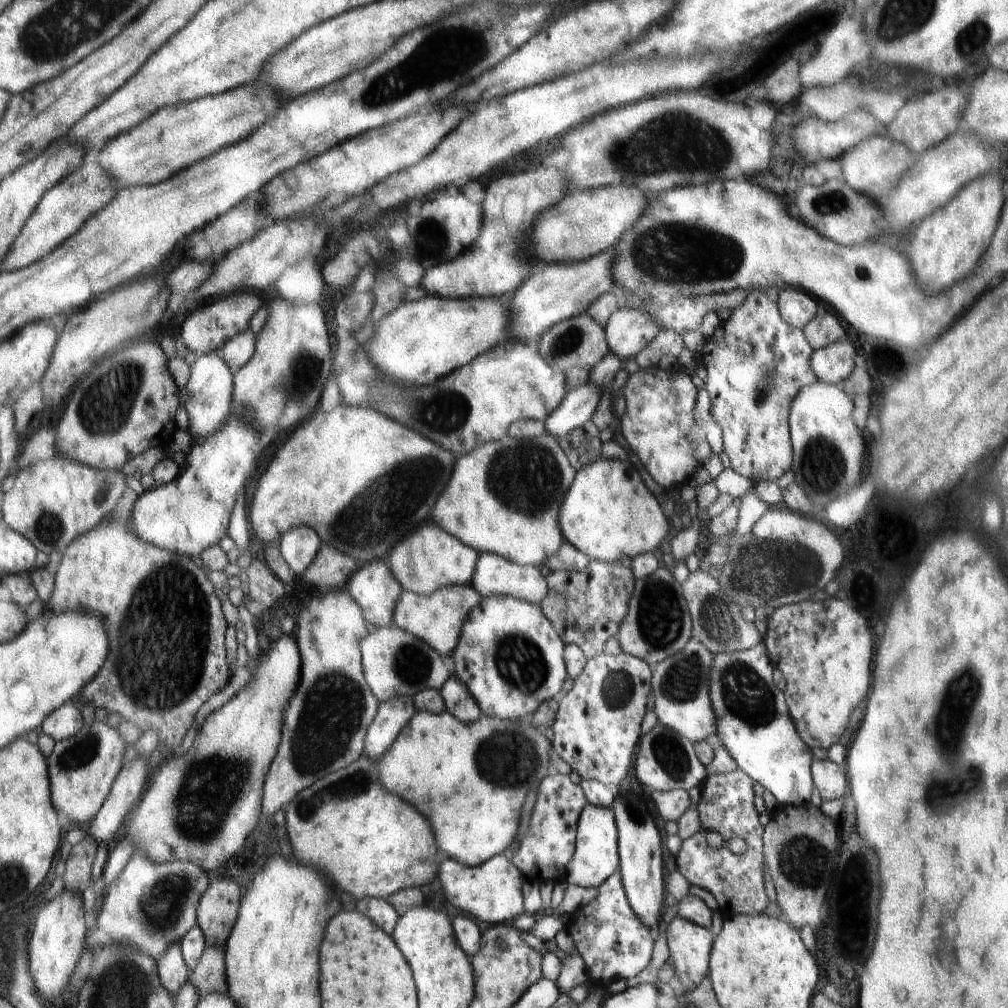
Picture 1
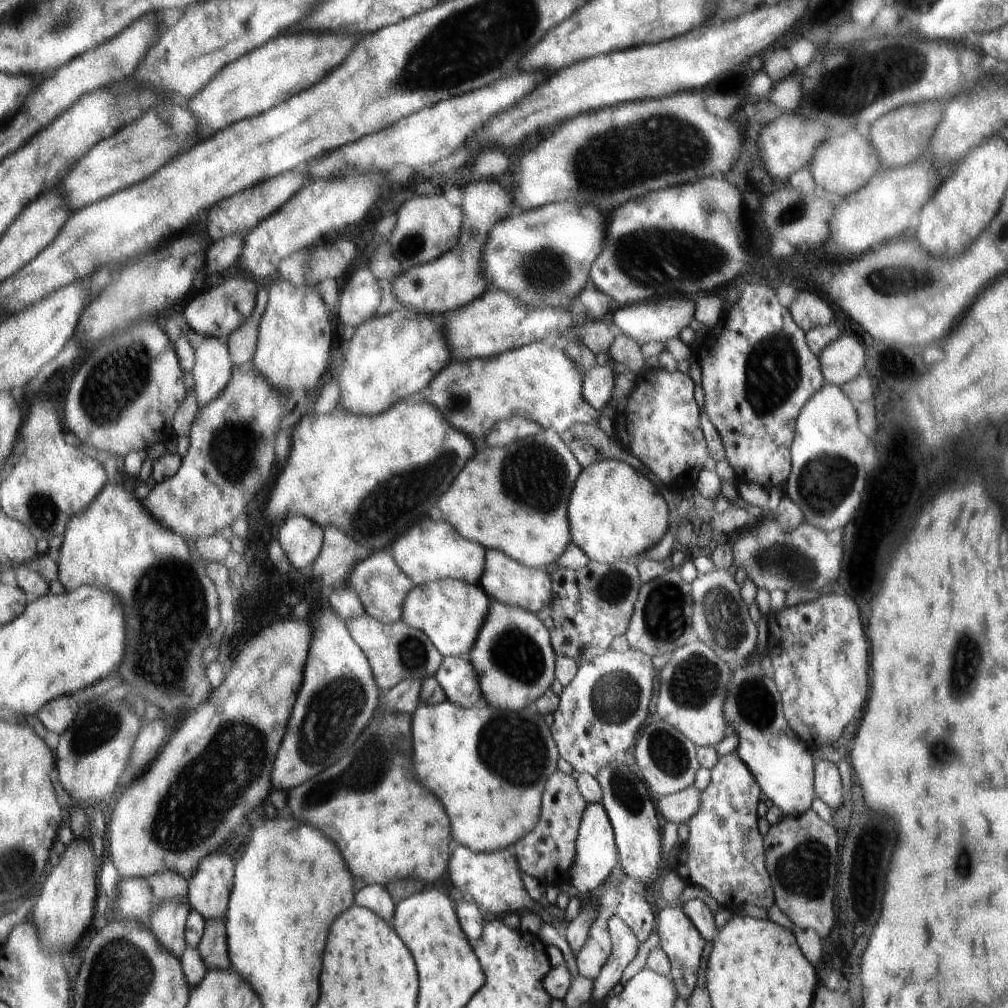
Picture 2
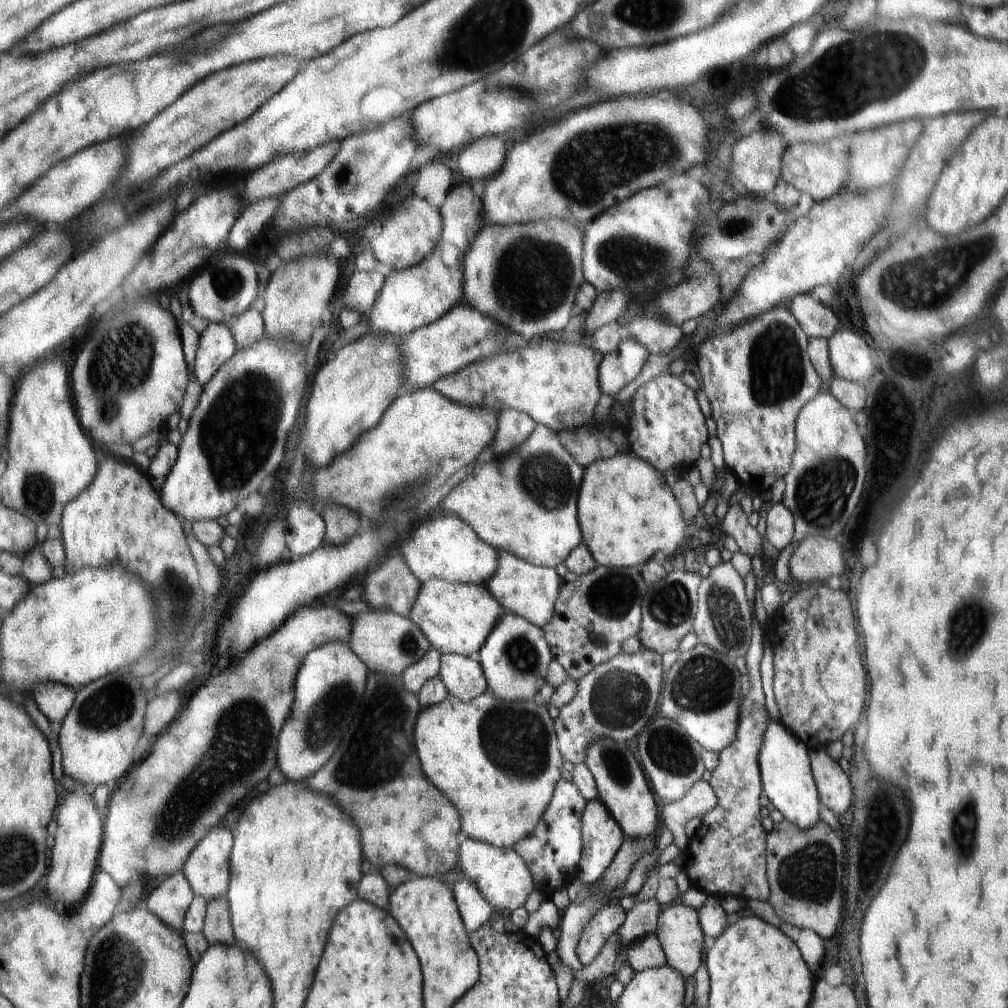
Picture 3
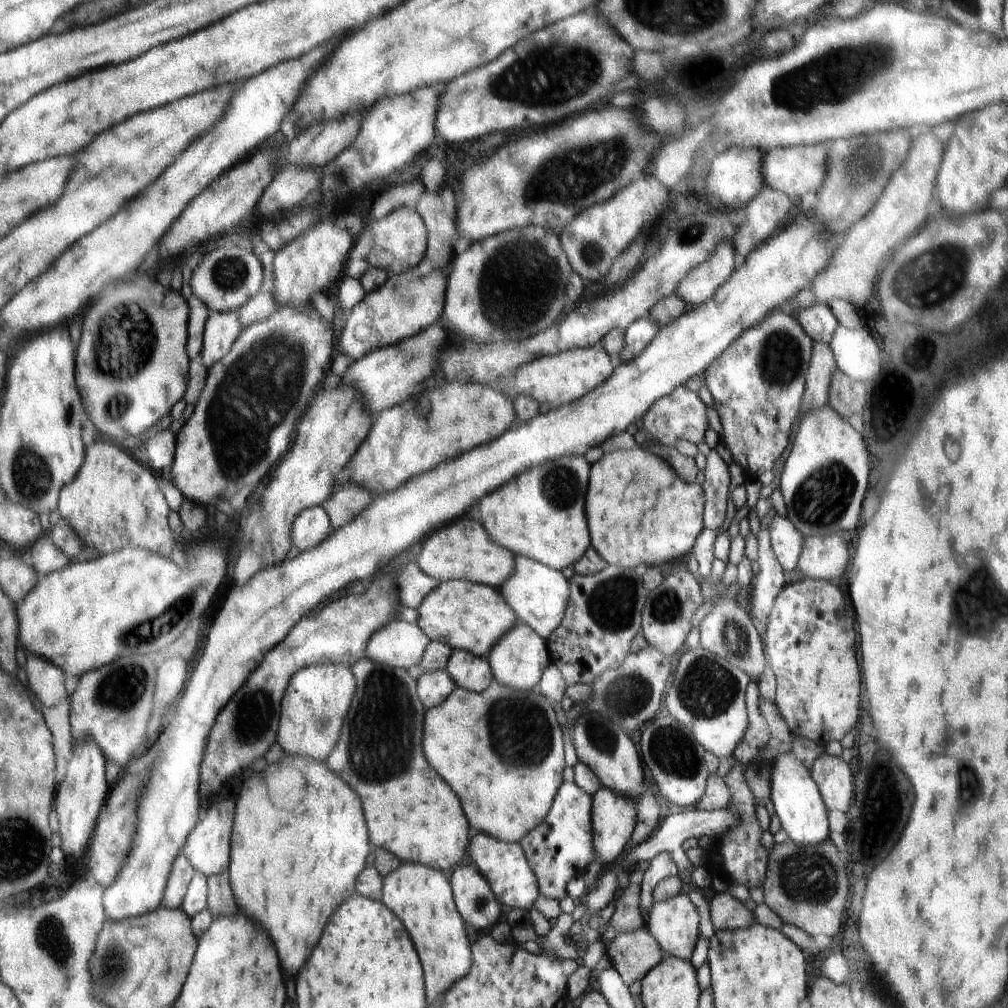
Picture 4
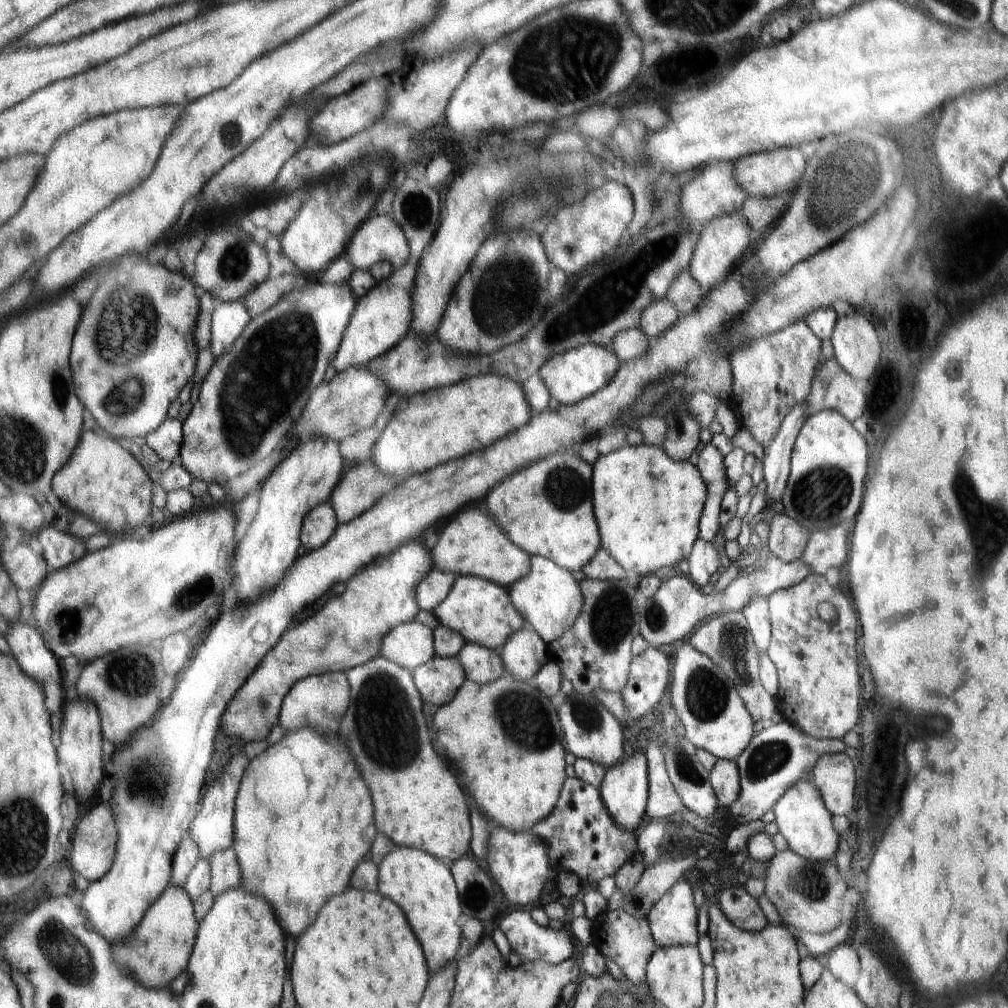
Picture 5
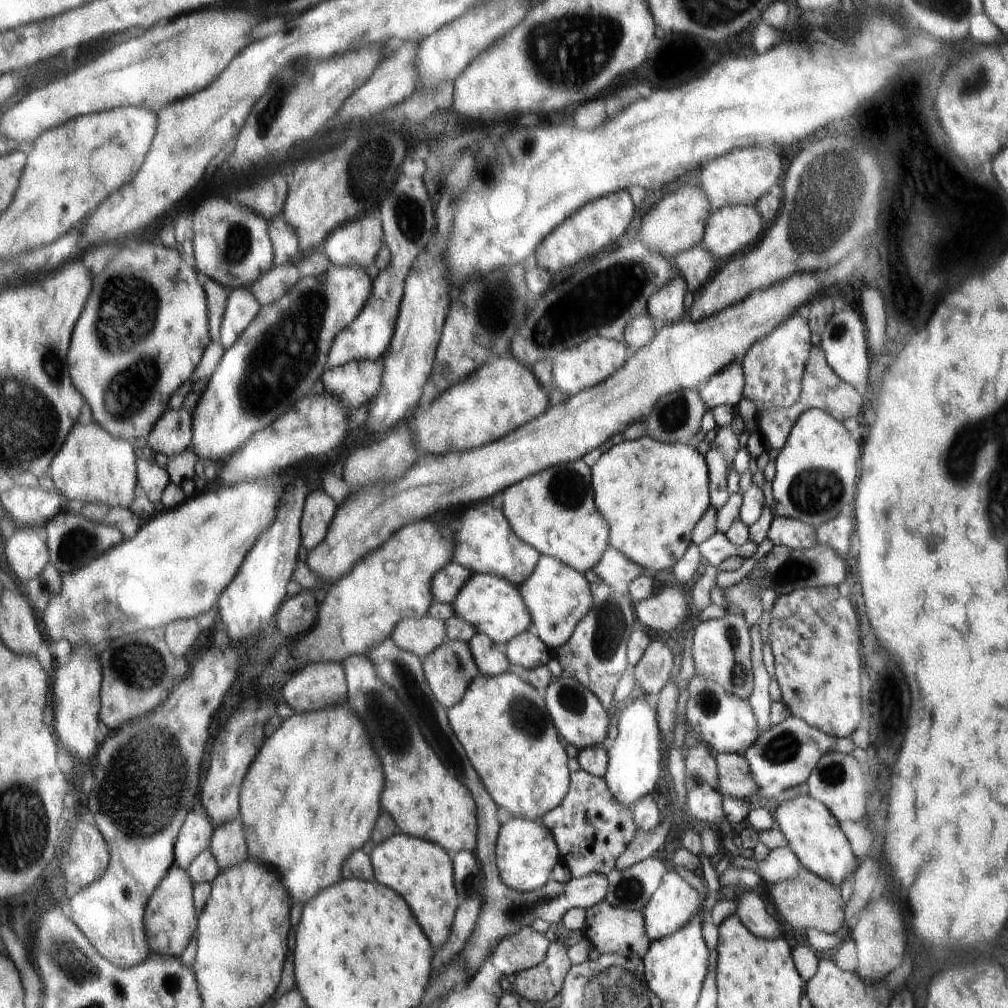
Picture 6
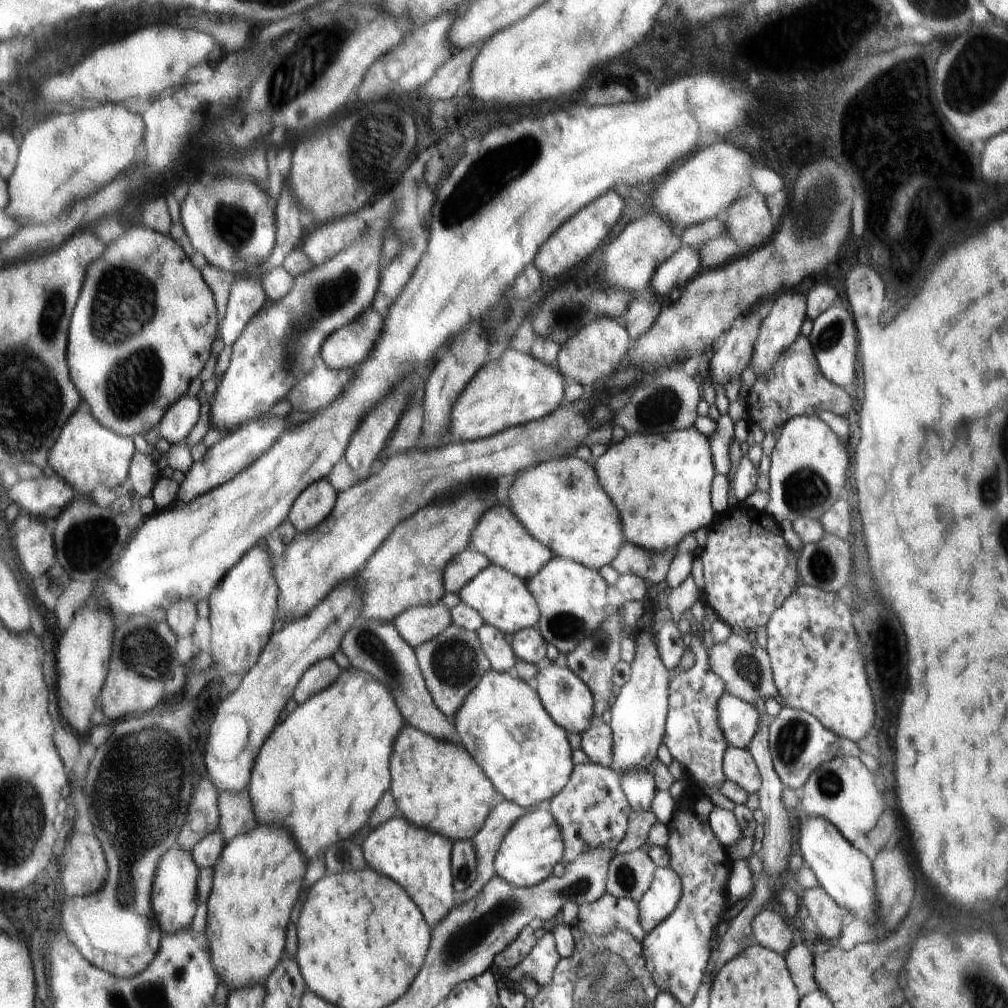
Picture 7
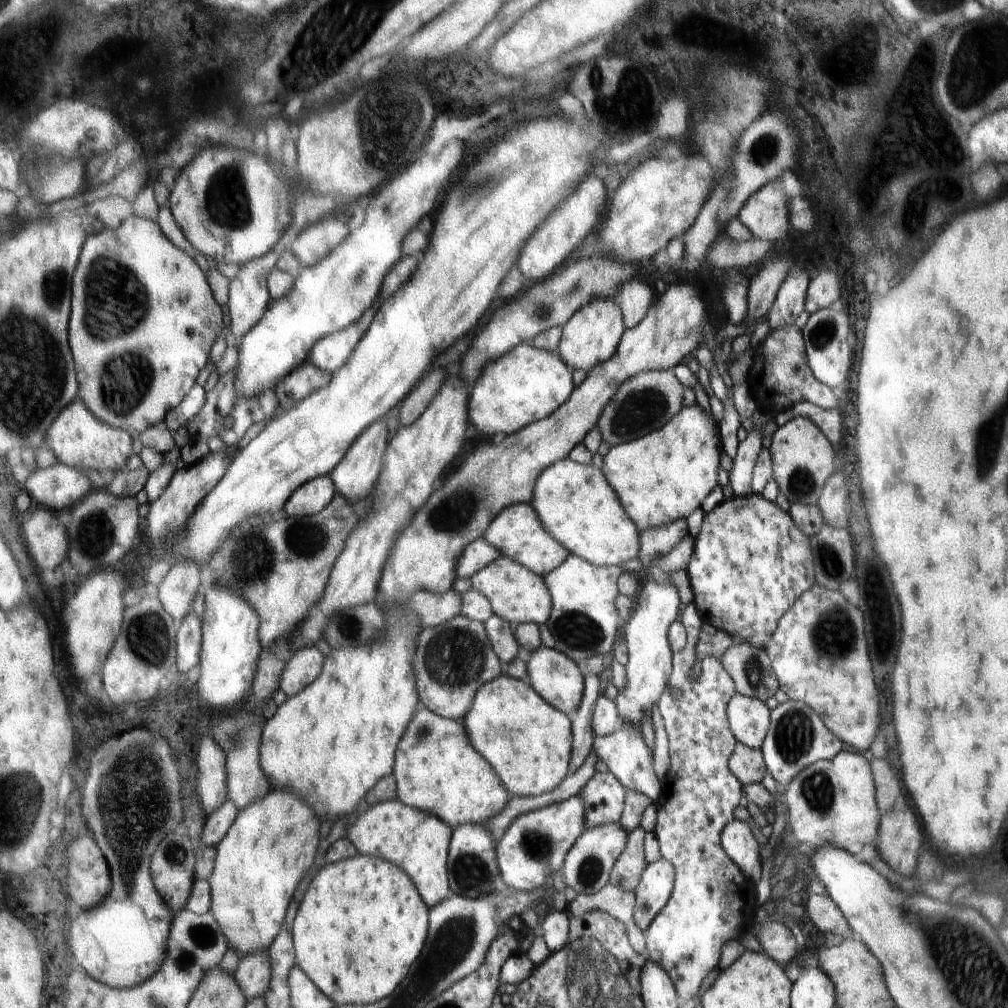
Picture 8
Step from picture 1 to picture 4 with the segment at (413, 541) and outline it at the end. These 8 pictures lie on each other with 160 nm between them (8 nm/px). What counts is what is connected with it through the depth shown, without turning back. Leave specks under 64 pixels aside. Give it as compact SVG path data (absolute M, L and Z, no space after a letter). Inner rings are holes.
M459 518L457 521L436 529L434 534L424 542L422 556L418 552L418 566L438 582L452 579L464 579L473 583L485 584L495 589L514 574L516 568L515 555L506 547L492 542L487 530L482 528L478 520Z

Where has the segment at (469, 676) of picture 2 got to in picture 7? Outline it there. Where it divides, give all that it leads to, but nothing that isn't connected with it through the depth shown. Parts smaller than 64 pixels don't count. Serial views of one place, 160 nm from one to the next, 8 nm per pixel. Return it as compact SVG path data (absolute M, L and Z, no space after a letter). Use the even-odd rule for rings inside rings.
M486 624L477 630L477 634L482 650L489 658L491 668L499 673L510 673L517 664L518 658L509 638L496 627Z

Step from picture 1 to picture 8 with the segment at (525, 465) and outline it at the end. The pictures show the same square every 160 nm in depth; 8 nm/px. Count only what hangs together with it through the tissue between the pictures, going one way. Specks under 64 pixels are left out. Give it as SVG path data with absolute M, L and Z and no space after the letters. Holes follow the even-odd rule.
M566 457L550 465L537 478L531 506L540 516L545 530L550 532L558 542L564 543L569 548L570 554L580 556L594 566L622 567L641 552L641 532L629 517L624 504L618 498L617 491L605 477L605 473L592 465L592 462L589 465L580 464Z

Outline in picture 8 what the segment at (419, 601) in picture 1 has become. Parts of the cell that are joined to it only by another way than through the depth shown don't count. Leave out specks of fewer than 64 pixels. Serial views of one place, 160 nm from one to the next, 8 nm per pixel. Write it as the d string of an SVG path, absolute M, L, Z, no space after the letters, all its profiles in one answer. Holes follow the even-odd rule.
M501 556L493 564L486 566L472 578L472 588L490 600L493 615L516 627L532 622L545 625L553 612L553 596L549 584L540 574L534 574L529 567L522 566L516 559Z

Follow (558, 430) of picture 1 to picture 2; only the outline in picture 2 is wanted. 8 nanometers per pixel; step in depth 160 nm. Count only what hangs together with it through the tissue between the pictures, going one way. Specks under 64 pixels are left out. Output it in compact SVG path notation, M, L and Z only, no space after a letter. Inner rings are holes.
M596 365L584 376L583 396L585 401L596 410L601 410L610 400L614 386L614 377L623 370L607 365Z

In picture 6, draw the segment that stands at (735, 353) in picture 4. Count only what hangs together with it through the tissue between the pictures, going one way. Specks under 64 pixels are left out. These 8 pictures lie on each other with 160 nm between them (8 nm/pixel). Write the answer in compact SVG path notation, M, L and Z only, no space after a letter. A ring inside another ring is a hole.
M794 313L742 358L745 374L743 396L755 402L758 415L770 406L787 407L798 402L802 392L802 374L814 348L810 336L812 331L808 328L808 322L802 320L802 314Z

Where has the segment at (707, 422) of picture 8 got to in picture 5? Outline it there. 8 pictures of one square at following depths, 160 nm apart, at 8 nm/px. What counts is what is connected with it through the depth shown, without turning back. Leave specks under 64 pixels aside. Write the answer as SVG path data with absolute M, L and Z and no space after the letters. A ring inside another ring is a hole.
M628 445L620 452L612 452L593 465L594 506L598 506L598 526L602 526L602 547L625 570L649 575L666 568L678 566L687 560L696 539L700 538L700 520L705 500L709 494L707 484L698 467L690 461L683 463L671 459L663 448L654 445Z

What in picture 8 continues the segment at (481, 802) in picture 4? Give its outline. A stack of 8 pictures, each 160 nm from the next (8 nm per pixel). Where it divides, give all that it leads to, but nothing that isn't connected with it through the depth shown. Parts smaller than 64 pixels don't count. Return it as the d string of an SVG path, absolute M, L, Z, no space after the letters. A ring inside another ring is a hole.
M503 672L482 686L470 718L462 722L474 747L493 764L510 795L537 796L557 789L568 774L573 724L564 713L542 699L530 684Z

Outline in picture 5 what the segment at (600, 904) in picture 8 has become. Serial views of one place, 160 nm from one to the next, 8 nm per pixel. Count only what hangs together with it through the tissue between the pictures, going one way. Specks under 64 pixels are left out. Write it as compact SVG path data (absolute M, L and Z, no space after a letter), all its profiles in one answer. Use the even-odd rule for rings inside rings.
M603 905L598 910L591 911L591 914L595 922L594 940L600 954L616 962L626 979L644 985L648 961L656 950L647 919L634 918L623 910L610 912Z

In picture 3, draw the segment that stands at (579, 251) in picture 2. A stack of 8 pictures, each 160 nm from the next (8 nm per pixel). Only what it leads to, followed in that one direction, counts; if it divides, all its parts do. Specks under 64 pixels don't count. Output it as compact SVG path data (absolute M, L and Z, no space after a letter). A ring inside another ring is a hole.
M558 218L558 222L531 220L508 226L486 224L486 230L482 230L482 234L478 234L478 242L474 242L474 250L470 250L464 260L468 302L526 340L562 330L572 316L570 312L576 303L577 293L586 282L582 266L584 238L584 232L568 219Z

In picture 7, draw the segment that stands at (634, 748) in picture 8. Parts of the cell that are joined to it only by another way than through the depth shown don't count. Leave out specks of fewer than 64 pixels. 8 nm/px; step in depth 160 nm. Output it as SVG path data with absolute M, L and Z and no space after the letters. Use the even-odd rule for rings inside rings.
M640 771L639 773L618 773L622 774L620 781L624 789L625 797L632 807L632 811L649 811L654 800L655 778L651 772Z

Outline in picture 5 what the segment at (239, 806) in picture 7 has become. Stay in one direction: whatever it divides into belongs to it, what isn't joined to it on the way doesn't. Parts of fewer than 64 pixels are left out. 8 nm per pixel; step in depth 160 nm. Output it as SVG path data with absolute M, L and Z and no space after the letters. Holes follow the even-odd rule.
M235 850L214 853L208 861L211 870L209 890L214 898L241 886L241 867Z

